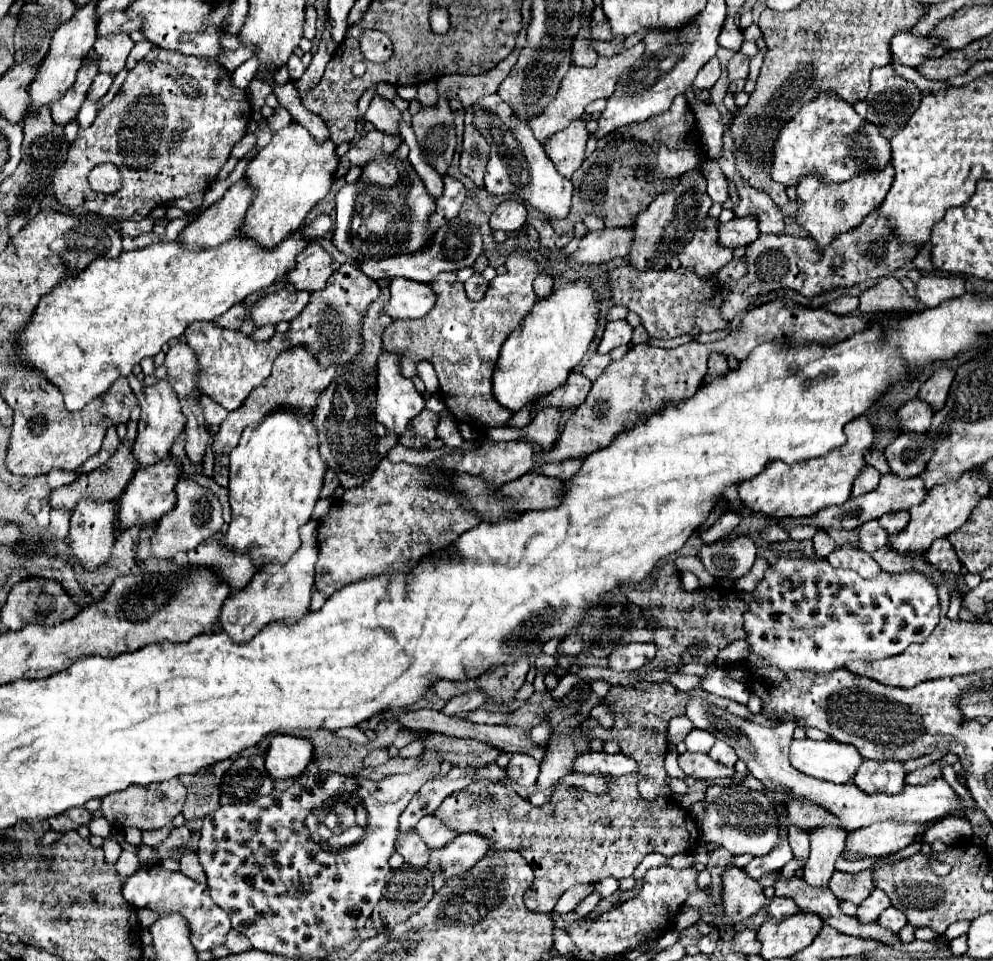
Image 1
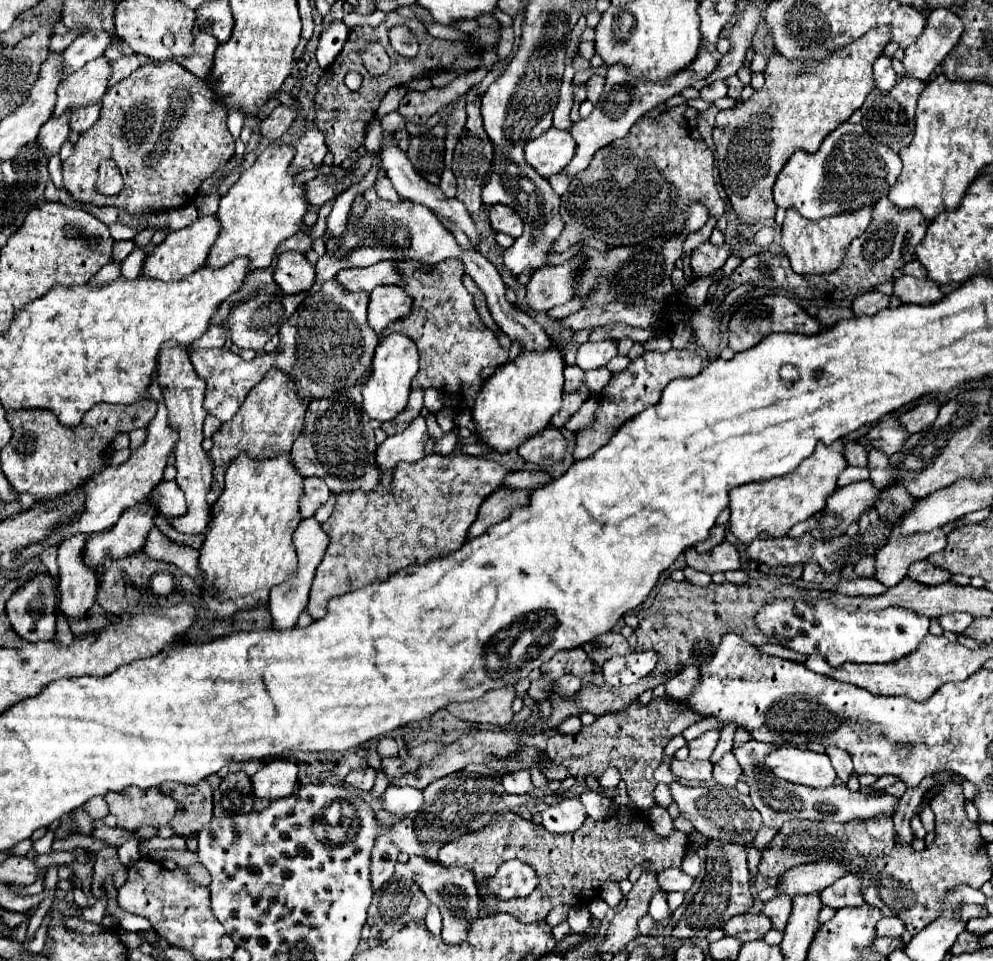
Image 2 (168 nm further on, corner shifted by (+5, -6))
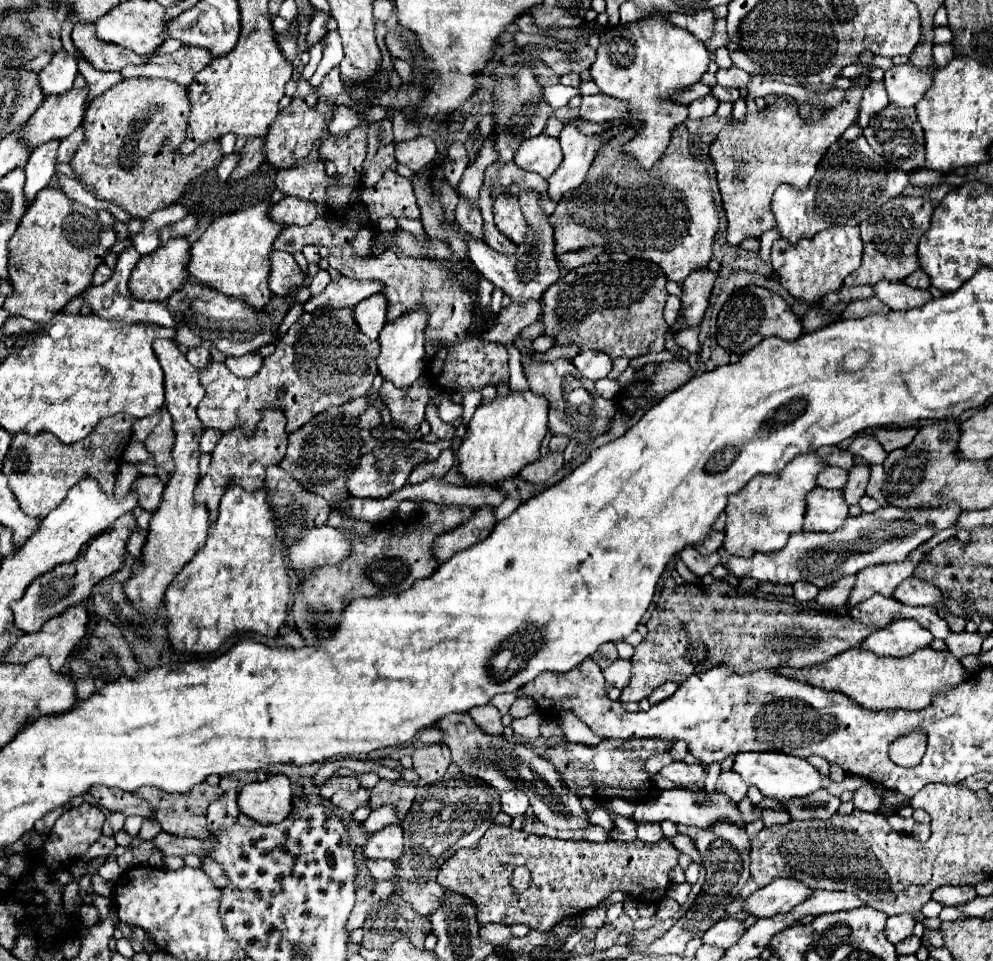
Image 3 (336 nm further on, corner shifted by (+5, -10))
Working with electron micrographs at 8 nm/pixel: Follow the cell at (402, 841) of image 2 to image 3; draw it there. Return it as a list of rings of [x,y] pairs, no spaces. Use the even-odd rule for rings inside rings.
[[[395,824],[385,826],[383,830],[369,836],[363,846],[365,858],[383,858],[383,860],[397,860],[403,854],[403,830]]]

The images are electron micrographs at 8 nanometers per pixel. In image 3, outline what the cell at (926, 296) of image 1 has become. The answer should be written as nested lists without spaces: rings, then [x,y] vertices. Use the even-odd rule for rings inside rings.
[[[881,280],[873,286],[873,292],[891,310],[911,310],[911,308],[919,308],[931,300],[931,294],[927,290],[917,290],[903,282]]]

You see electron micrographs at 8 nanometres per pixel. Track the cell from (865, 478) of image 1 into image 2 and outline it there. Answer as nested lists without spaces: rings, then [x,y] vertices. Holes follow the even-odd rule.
[[[847,466],[847,470],[841,472],[837,484],[839,486],[849,486],[849,484],[855,484],[855,482],[863,482],[863,480],[869,480],[869,470],[867,468],[855,468],[855,466]]]

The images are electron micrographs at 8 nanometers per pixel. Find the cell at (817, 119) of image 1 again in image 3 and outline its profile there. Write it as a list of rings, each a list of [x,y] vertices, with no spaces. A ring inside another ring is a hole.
[[[863,136],[853,142],[837,140],[823,156],[807,190],[797,192],[791,186],[777,188],[771,202],[775,230],[789,244],[797,244],[801,238],[813,238],[829,226],[859,226],[887,200],[901,196],[907,184],[909,174],[889,168],[889,164],[869,148]]]

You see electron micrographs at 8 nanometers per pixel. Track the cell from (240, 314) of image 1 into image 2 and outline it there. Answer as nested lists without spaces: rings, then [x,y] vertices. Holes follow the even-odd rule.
[[[213,324],[197,342],[191,344],[191,348],[219,348],[225,344],[225,326]]]

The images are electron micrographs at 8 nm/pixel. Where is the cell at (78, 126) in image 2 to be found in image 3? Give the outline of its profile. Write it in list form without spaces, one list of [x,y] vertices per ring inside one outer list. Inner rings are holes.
[[[77,128],[71,136],[67,136],[65,140],[61,140],[61,146],[59,146],[59,152],[57,152],[57,164],[61,164],[61,162],[69,164],[71,158],[73,158],[73,154],[75,154],[75,150],[83,142],[83,138],[85,138],[83,128]]]

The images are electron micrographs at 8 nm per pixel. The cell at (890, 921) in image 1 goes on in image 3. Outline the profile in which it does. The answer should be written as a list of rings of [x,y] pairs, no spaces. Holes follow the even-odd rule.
[[[909,914],[889,916],[887,924],[885,924],[885,934],[887,934],[887,938],[889,938],[891,944],[897,944],[897,942],[901,942],[907,936],[913,934],[913,926],[915,926],[915,920]]]

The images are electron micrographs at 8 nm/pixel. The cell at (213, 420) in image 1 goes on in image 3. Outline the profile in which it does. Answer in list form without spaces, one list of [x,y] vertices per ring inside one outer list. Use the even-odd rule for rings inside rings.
[[[207,428],[207,430],[203,432],[203,436],[201,436],[201,452],[211,454],[213,448],[215,448],[215,444],[219,442],[219,438],[221,438],[221,432],[219,432],[219,430]]]

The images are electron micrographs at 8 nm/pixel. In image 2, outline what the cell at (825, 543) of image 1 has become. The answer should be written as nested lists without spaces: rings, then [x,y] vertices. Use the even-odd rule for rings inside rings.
[[[805,564],[803,570],[803,580],[807,582],[823,582],[825,572],[821,572],[821,568],[817,568],[817,564]]]

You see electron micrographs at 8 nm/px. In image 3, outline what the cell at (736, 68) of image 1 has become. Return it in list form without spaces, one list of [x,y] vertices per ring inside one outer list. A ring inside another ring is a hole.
[[[709,94],[701,100],[695,100],[689,104],[689,120],[701,120],[701,118],[707,118],[711,114],[715,114],[719,102]]]

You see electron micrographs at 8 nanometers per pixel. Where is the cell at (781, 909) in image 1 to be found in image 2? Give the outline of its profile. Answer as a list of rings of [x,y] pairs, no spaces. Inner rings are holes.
[[[743,914],[725,922],[723,930],[727,936],[739,938],[741,942],[763,938],[773,928],[771,918],[765,914]]]

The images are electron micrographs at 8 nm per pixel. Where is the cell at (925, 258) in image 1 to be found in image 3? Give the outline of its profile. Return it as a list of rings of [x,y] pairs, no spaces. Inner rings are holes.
[[[915,270],[915,272],[913,272],[911,276],[907,276],[903,282],[909,284],[911,288],[921,288],[921,290],[927,290],[927,288],[929,288],[929,276],[927,276],[925,272],[921,272],[921,270]]]

